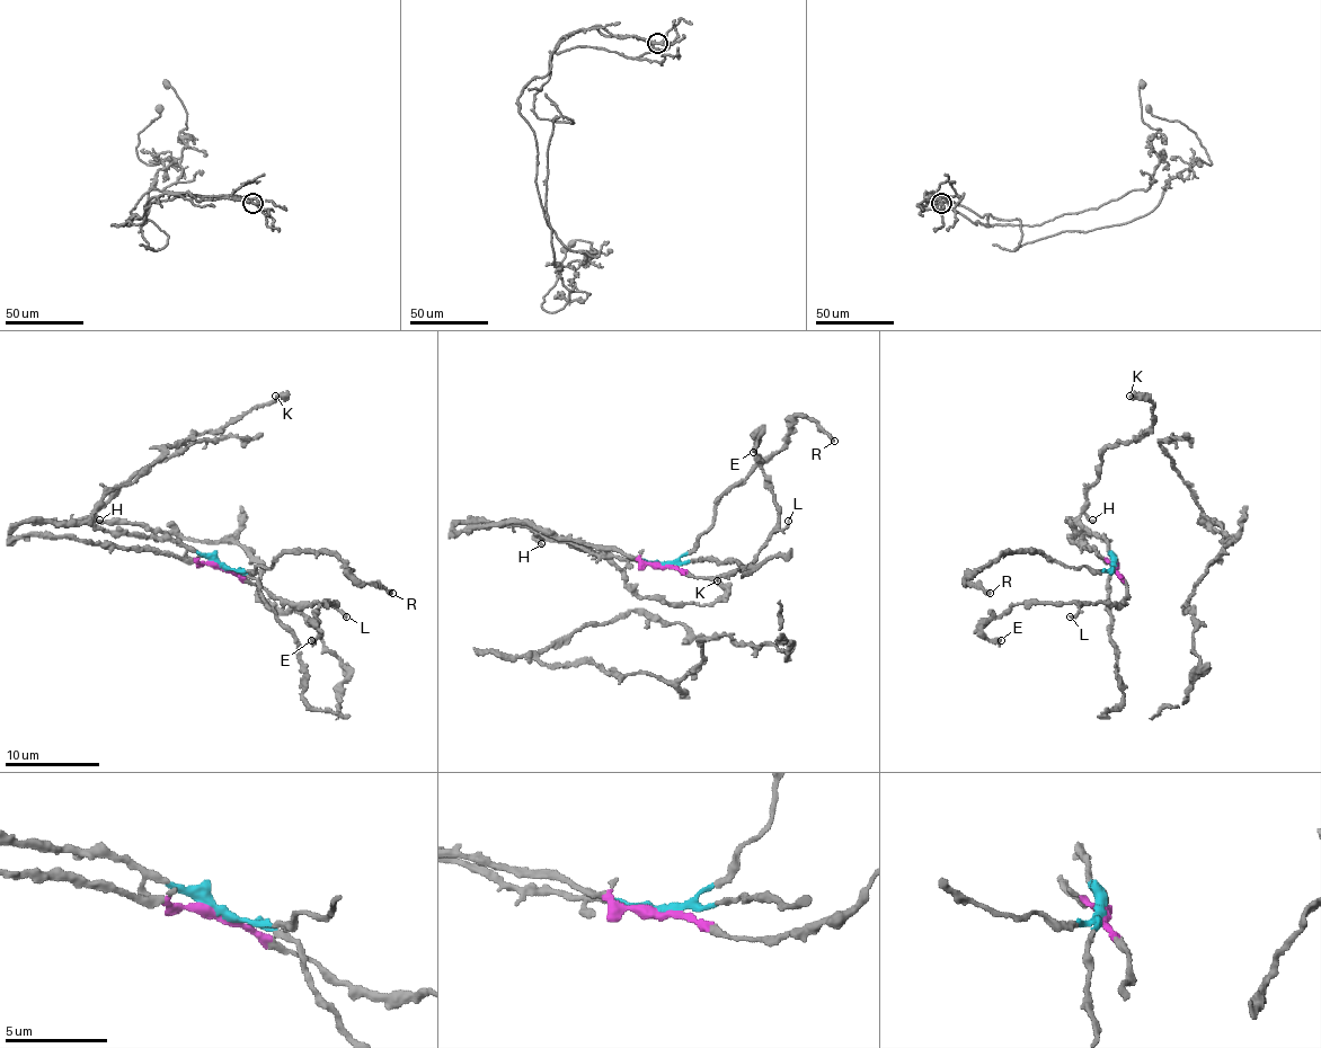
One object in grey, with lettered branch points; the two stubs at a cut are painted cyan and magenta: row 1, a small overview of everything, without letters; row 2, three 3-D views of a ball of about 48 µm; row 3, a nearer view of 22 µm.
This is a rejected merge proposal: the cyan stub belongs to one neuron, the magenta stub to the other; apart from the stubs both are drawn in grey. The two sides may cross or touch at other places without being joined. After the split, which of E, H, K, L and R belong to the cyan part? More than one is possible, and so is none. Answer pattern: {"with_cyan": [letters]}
{"with_cyan": ["H", "K", "R"]}

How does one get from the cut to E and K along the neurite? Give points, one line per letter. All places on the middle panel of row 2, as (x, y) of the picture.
E: (663, 566), (715, 577), (754, 558), (778, 521), (773, 486), (756, 454), (759, 434), (752, 452)
K: (663, 566), (549, 542), (535, 530), (603, 553), (639, 596), (705, 605), (724, 594), (717, 579)

